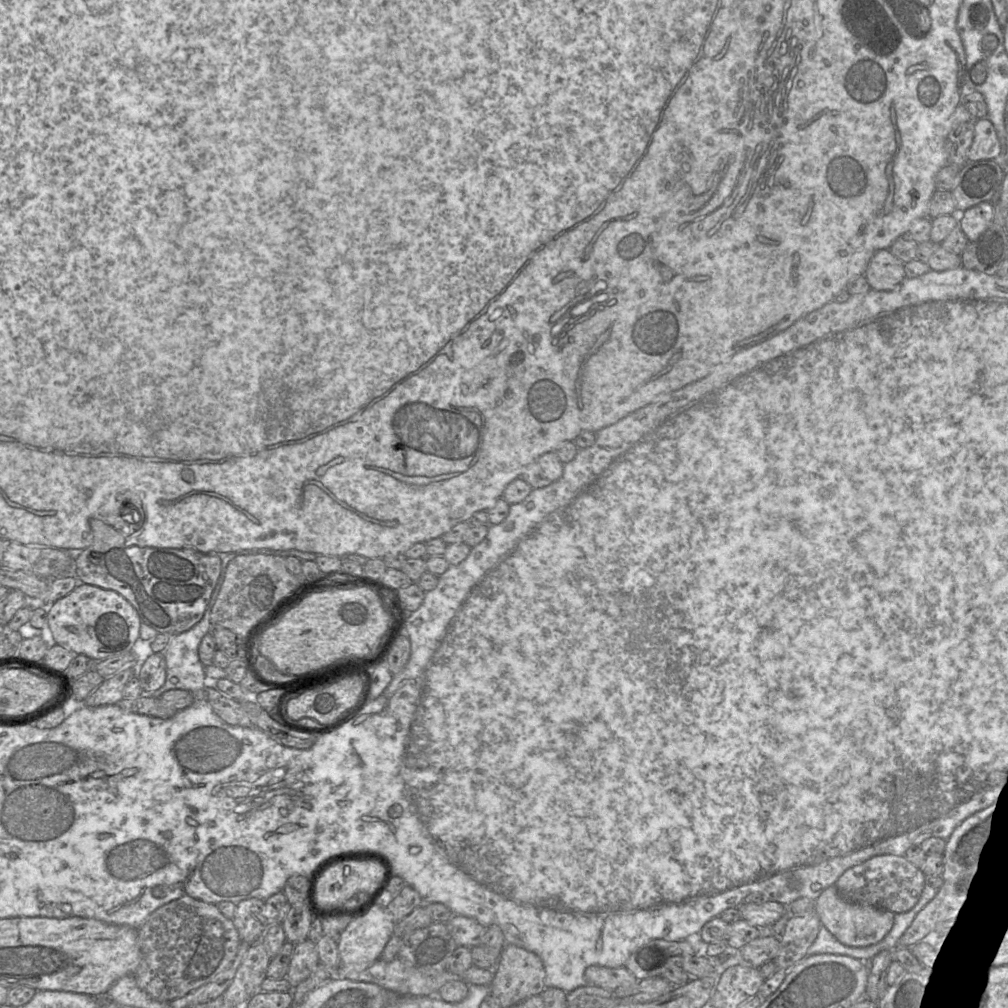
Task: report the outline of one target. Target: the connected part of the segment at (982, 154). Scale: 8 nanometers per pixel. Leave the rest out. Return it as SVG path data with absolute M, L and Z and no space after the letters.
M988 118L977 119L968 161L995 160L1002 155L1002 146L994 125Z

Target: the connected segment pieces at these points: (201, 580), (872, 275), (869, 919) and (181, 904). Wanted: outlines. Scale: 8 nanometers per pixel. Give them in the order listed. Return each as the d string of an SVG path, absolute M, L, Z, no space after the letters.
M93 517L90 520L90 526L92 530L92 543L81 551L81 553L76 557L74 562L74 576L78 579L78 584L84 583L89 585L94 585L103 589L113 590L119 593L137 611L141 623L150 626L151 628L155 629L158 633L165 633L171 636L175 636L177 634L180 634L182 632L191 629L195 624L197 624L202 619L221 573L222 560L218 556L218 553L225 553L225 552L202 552L197 549L172 549L172 548L131 546L126 544L126 538L120 532L118 532L112 526L106 524L98 517Z
M887 248L876 250L871 256L864 276L871 289L890 291L901 284L905 276L904 263Z
M835 885L825 889L815 900L815 912L819 916L821 924L840 943L854 948L868 947L880 942L891 931L895 919L895 914L891 911L845 899Z
M183 896L153 911L138 928L141 960L133 976L151 998L169 1002L195 991L226 970L240 943L233 919L226 918L215 904Z

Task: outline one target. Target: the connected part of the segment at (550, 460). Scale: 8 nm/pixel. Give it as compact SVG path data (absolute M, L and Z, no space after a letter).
M554 452L540 455L524 467L523 478L532 489L540 489L556 482L563 473L563 464Z

